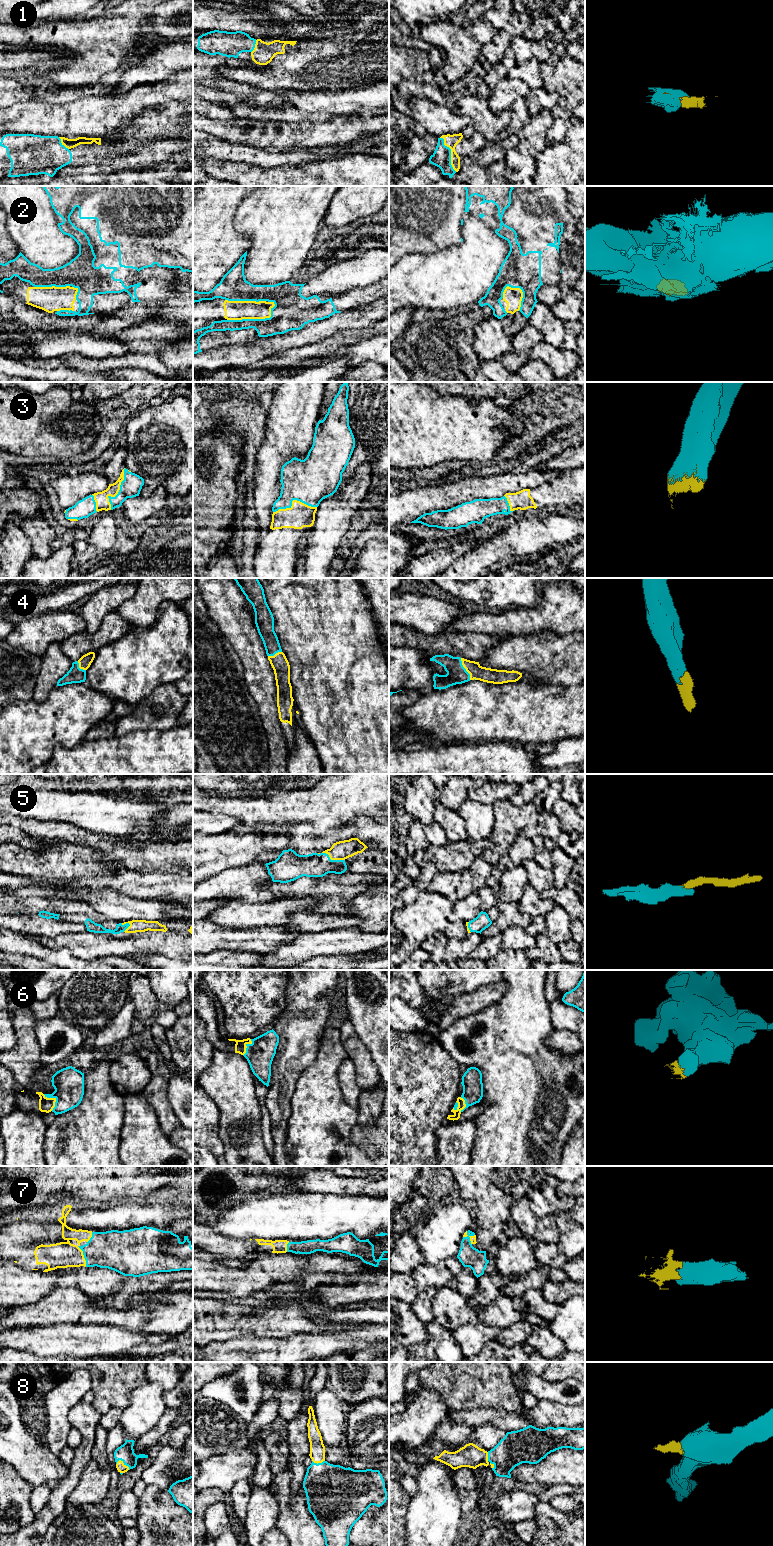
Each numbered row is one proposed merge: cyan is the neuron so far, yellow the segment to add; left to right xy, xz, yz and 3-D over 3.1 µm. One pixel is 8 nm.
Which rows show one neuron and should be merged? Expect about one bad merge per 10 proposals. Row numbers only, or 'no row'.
1, 3, 4, 5, 6, 7, 8

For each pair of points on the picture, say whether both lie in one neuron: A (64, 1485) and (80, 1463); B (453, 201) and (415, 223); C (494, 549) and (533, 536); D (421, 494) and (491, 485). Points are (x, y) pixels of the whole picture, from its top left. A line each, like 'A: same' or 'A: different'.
A: same
B: same
C: same
D: same

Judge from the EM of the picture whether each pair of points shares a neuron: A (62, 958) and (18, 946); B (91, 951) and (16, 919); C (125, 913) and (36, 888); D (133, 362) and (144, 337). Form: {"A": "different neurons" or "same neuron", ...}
{"A": "same neuron", "B": "different neurons", "C": "same neuron", "D": "same neuron"}

